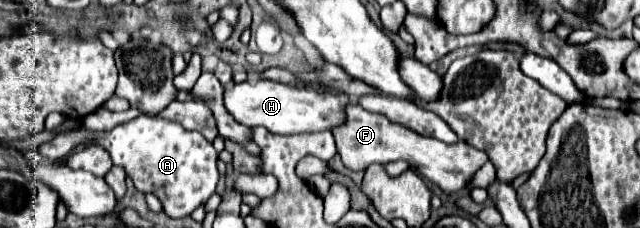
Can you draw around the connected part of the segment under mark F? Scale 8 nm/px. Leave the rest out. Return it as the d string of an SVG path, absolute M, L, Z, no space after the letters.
M349 103L345 107L345 123L333 127L331 133L335 137L337 153L341 155L341 161L347 169L365 171L371 163L387 165L391 161L405 159L411 163L415 171L419 171L429 181L437 183L445 193L463 189L471 175L487 161L487 155L483 151L471 149L471 145L463 141L459 141L459 145L443 145L441 141L435 141L431 137L419 137L419 133L403 125L397 125L383 115L371 113L355 103Z

